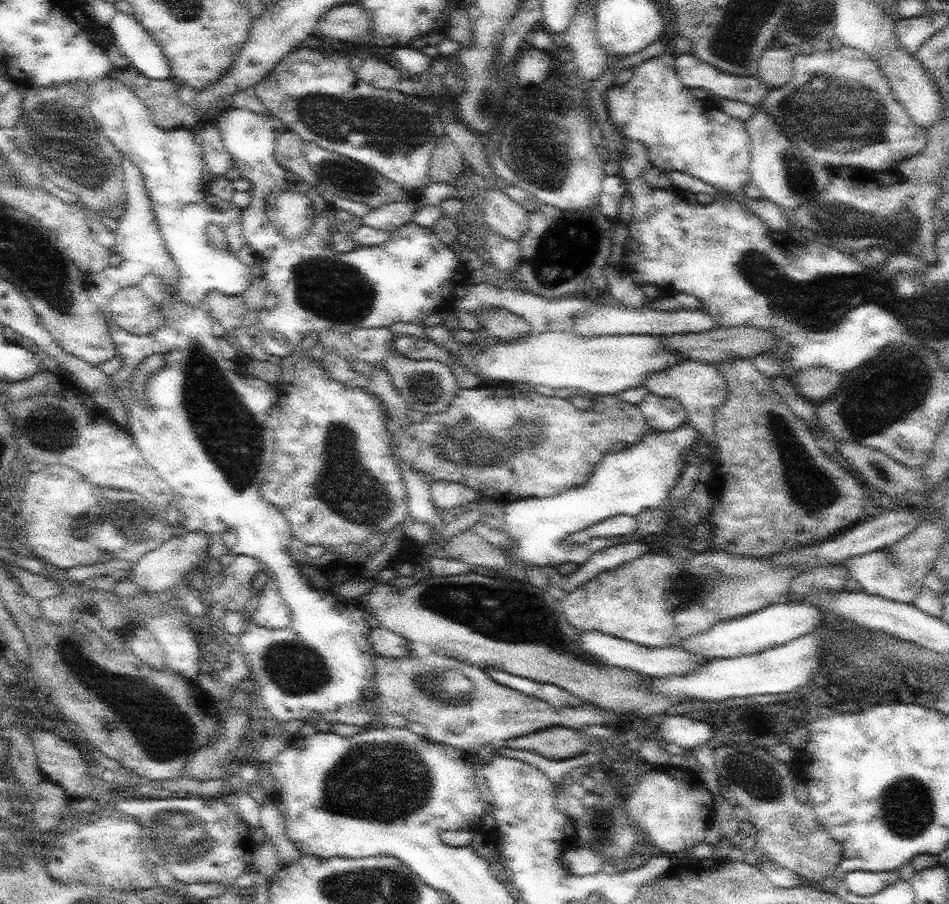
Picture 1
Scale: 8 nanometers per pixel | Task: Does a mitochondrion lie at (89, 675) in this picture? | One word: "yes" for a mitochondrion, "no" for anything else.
yes

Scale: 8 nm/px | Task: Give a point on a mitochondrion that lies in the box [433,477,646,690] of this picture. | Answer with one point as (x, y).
(558, 640)

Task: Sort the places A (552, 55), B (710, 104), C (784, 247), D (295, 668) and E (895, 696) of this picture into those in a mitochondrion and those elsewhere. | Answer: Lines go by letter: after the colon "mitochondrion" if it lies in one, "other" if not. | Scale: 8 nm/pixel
A: other
B: other
C: mitochondrion
D: mitochondrion
E: other

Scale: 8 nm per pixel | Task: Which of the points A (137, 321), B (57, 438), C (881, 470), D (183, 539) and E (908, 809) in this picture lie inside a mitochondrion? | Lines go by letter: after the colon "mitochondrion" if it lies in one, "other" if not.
A: other
B: mitochondrion
C: mitochondrion
D: other
E: mitochondrion

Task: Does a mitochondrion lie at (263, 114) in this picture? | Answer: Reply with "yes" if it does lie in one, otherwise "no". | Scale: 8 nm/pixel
no

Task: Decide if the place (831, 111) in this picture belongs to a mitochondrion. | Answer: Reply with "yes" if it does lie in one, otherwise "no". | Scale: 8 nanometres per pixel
yes

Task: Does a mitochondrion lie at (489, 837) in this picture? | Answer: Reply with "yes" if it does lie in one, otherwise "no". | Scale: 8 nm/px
no

